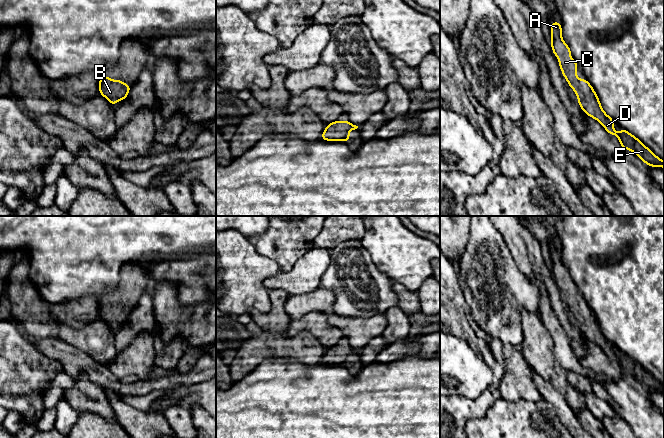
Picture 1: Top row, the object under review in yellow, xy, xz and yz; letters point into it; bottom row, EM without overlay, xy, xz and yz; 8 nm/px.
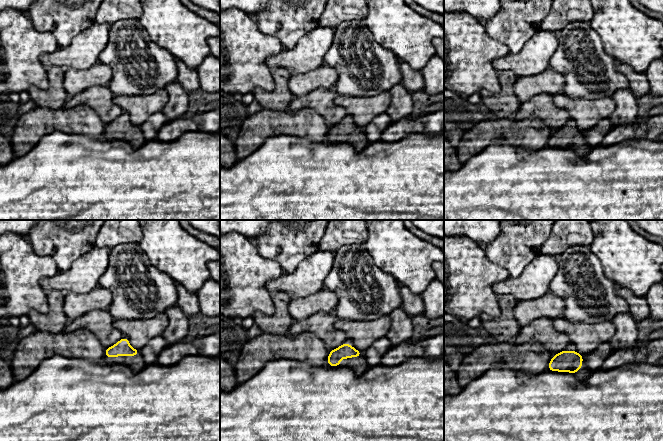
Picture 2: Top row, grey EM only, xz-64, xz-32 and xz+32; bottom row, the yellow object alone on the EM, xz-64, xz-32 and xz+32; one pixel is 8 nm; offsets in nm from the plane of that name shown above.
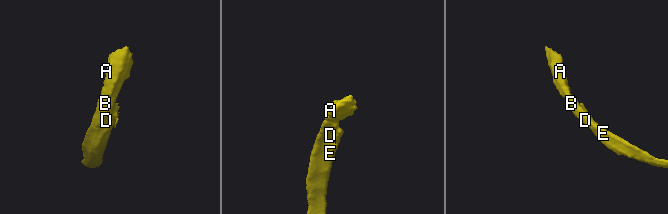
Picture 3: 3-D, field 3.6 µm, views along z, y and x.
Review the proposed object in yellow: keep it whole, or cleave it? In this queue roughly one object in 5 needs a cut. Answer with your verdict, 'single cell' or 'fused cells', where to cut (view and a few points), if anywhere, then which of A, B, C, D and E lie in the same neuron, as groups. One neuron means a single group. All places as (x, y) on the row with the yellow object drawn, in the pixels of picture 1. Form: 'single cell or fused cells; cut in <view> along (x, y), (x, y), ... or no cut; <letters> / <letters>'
single cell; no cut; A B C D E

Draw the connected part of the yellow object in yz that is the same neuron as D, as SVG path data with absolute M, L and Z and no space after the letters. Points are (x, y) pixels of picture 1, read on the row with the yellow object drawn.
M557 21L551 23L551 47L555 57L559 57L558 64L562 75L565 77L571 89L578 97L578 104L583 112L600 122L604 129L611 135L616 135L620 141L622 149L634 152L647 166L664 168L664 161L657 157L638 138L629 133L626 129L621 129L619 133L615 131L613 125L616 123L602 109L596 92L590 83L585 79L579 80L576 72L578 65L575 59L570 59L572 55L569 46L561 36L562 25Z

